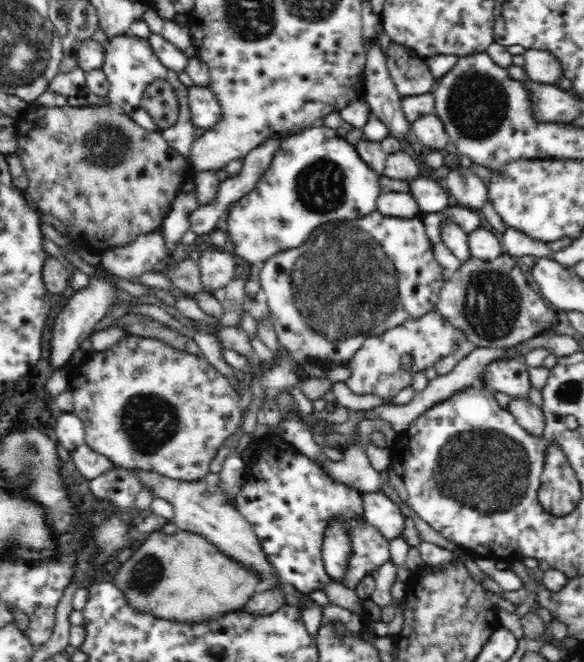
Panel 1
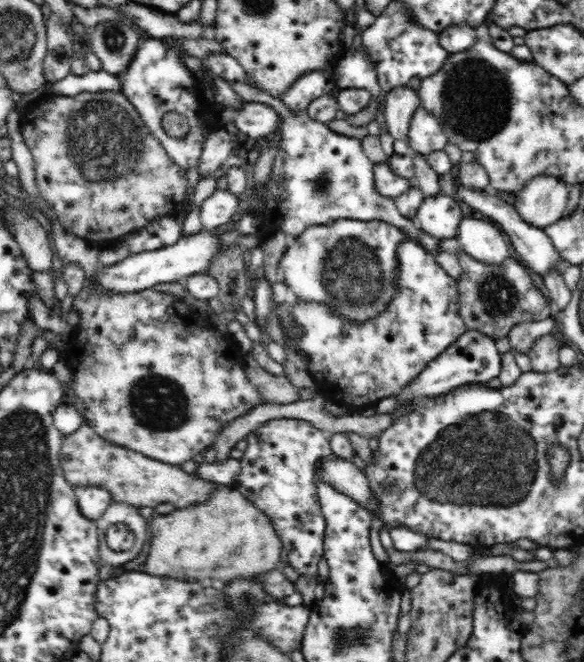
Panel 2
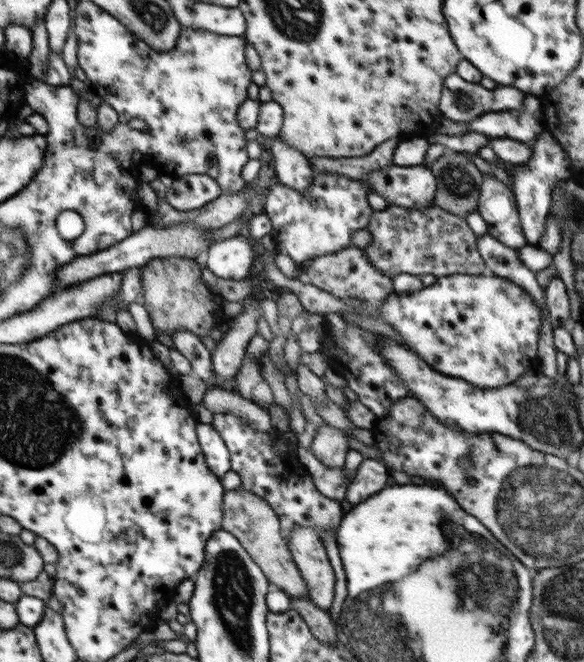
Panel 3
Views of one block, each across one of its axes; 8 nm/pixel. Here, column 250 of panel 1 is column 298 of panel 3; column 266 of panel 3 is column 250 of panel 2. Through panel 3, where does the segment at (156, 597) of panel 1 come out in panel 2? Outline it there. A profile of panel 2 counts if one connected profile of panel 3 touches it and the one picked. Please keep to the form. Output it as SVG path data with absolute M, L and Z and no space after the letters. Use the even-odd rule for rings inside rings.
M218 484L206 502L155 516L148 527L150 549L141 570L150 576L220 585L236 578L263 576L279 567L281 540L269 518L234 485Z

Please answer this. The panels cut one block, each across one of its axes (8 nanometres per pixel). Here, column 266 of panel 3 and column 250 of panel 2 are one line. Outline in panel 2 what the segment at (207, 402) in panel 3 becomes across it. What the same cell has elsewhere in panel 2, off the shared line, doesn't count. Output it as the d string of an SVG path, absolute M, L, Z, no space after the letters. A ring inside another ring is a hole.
M314 392L312 399L300 398L296 402L288 404L261 403L254 406L246 412L246 414L242 414L242 416L238 416L238 418L234 418L226 428L222 428L216 442L212 445L212 448L216 451L215 462L224 462L224 460L231 458L231 450L237 442L244 439L248 433L256 430L262 423L276 418L295 418L296 420L306 420L311 422L318 430L322 430L328 438L336 433L355 432L366 440L370 440L370 438L380 438L380 434L394 424L390 418L390 415L393 412L377 413L374 417L366 417L360 415L359 410L356 413L348 412L348 414L343 416L332 416L329 412L326 412L325 404L325 397L320 393Z

